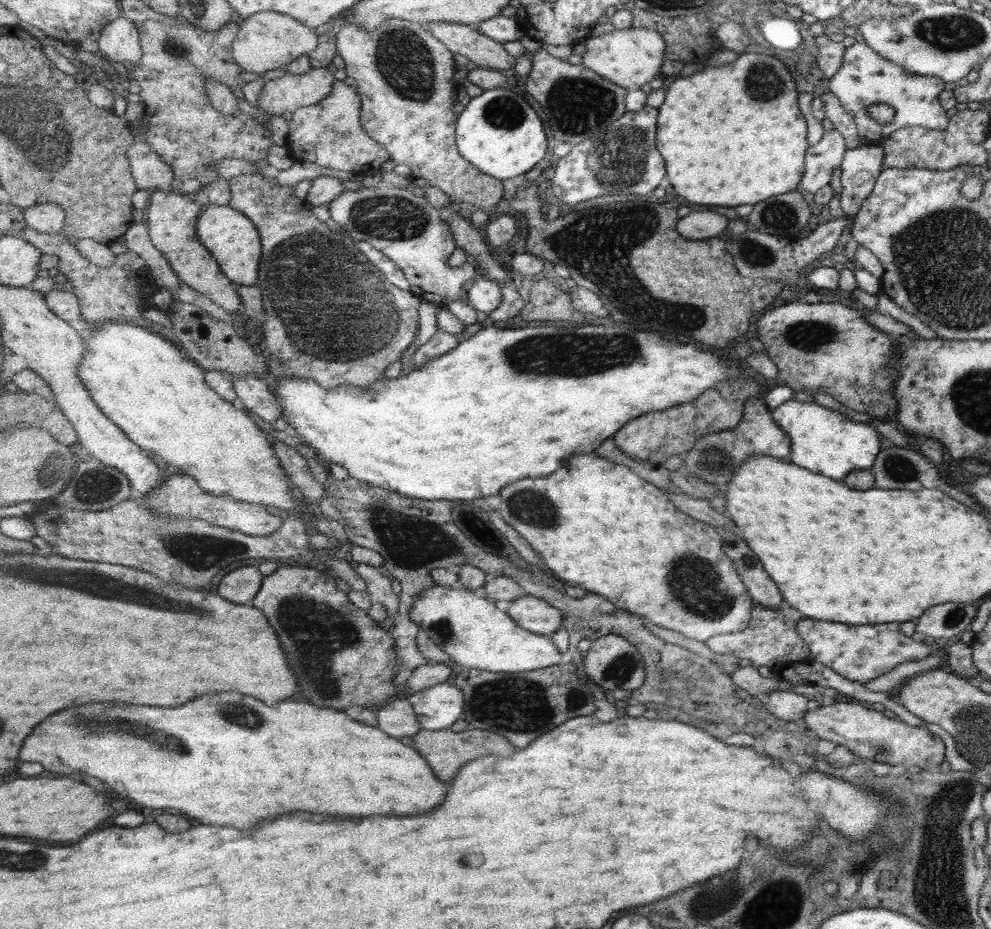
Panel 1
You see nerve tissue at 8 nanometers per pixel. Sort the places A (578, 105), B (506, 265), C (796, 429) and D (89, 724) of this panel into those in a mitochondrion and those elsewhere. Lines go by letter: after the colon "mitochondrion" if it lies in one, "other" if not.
A: mitochondrion
B: other
C: other
D: mitochondrion

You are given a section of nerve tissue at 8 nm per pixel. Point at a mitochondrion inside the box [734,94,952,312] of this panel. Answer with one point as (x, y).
(778, 214)

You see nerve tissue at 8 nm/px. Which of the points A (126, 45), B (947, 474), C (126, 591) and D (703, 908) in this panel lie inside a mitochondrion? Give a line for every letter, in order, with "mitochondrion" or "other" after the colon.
A: other
B: other
C: mitochondrion
D: mitochondrion

